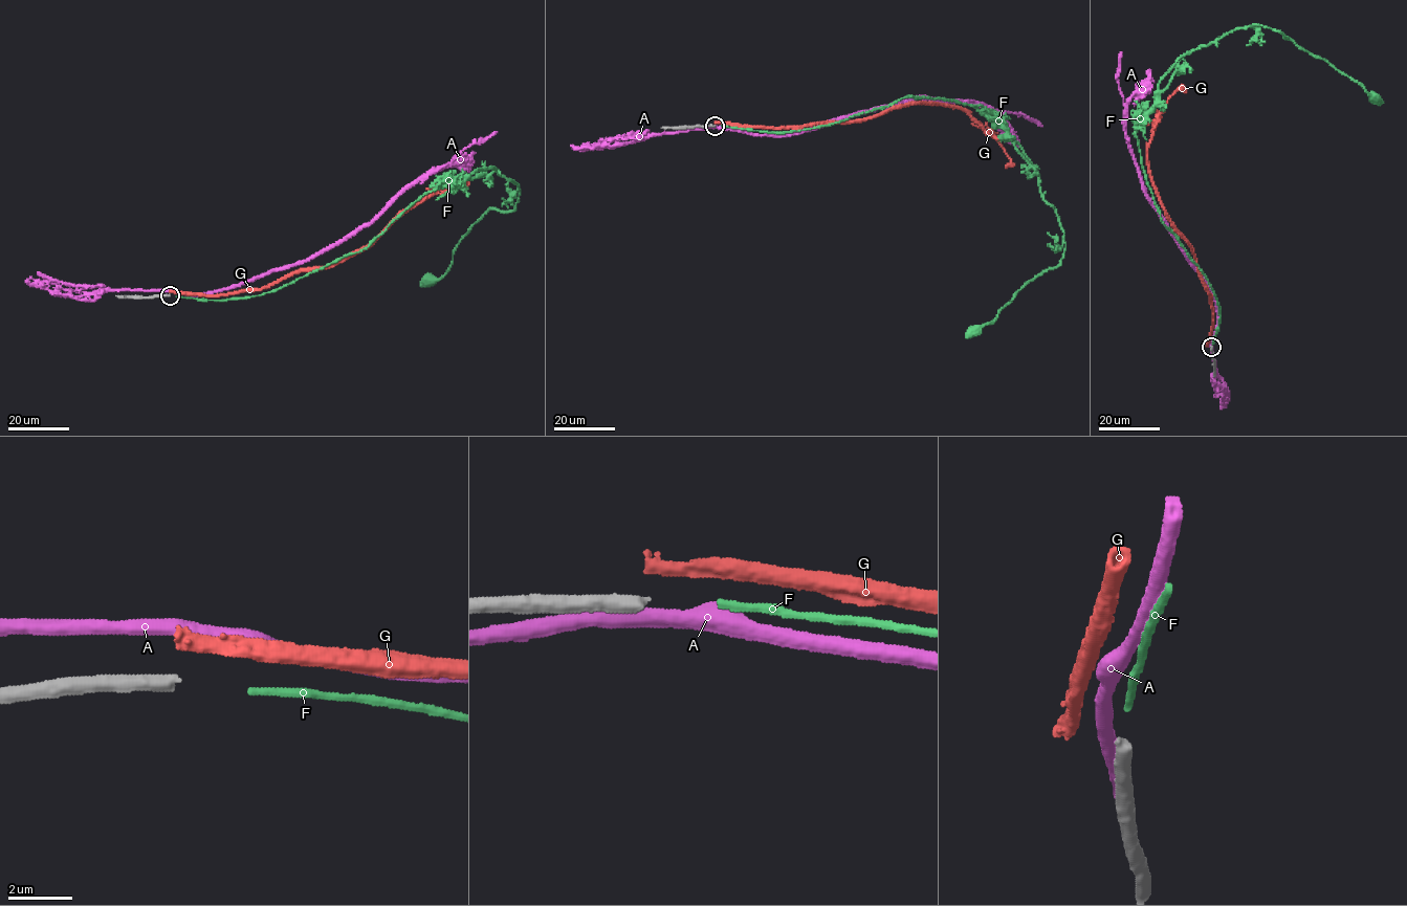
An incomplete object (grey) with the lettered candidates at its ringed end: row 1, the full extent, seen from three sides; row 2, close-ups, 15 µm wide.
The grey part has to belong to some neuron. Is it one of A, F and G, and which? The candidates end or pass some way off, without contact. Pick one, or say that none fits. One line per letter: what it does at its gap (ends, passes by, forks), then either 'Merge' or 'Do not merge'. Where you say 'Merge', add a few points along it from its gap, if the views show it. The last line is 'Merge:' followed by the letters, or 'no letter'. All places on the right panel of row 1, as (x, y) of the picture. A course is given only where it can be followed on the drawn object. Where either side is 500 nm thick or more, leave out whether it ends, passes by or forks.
A: It passes by. Do not merge
F: It ends there. Do not merge
G: Do not merge
Merge: no letter

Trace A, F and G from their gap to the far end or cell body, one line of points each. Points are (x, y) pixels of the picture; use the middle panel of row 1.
A: (716, 127), (791, 134), (836, 119), (926, 97), (963, 100), (1004, 112), (1024, 114), (1041, 126)
F: (721, 126), (789, 132), (913, 96), (981, 106), (998, 119), (1037, 173), (1064, 252), (994, 321), (972, 329)
G: (716, 123), (799, 127), (864, 119), (896, 108), (930, 102), (968, 112), (1005, 151), (1010, 161), (1006, 168)

